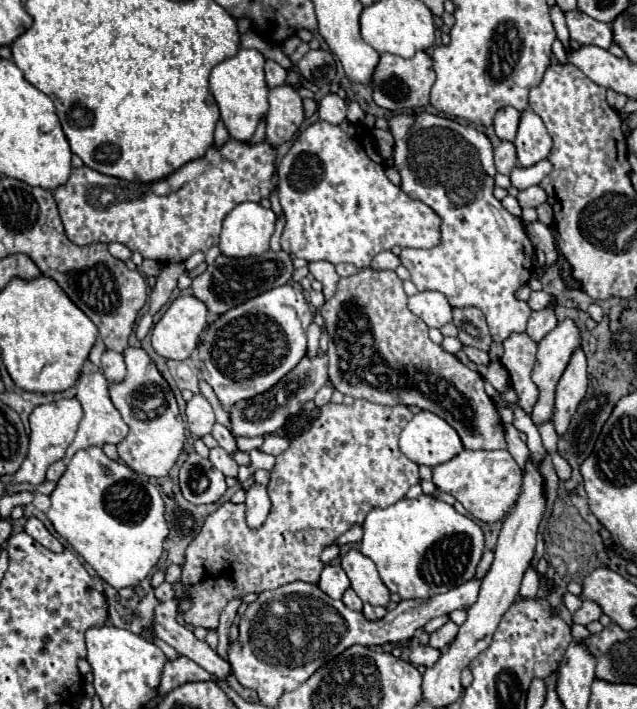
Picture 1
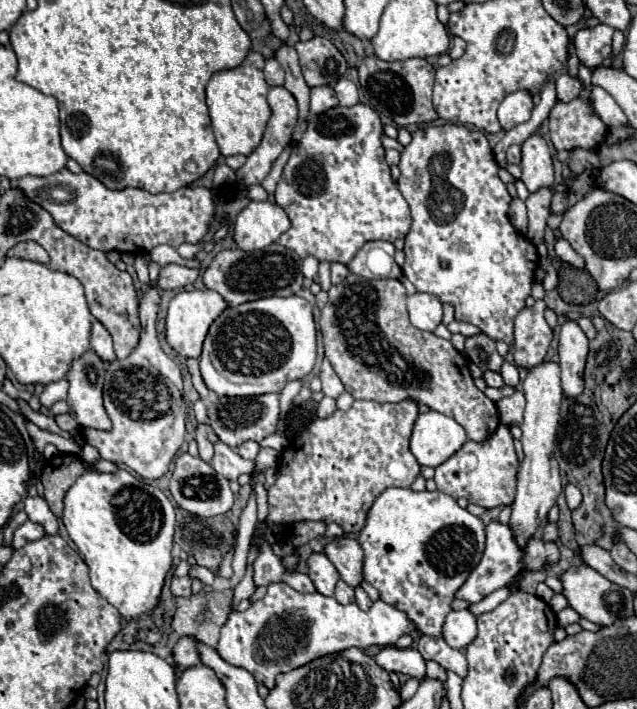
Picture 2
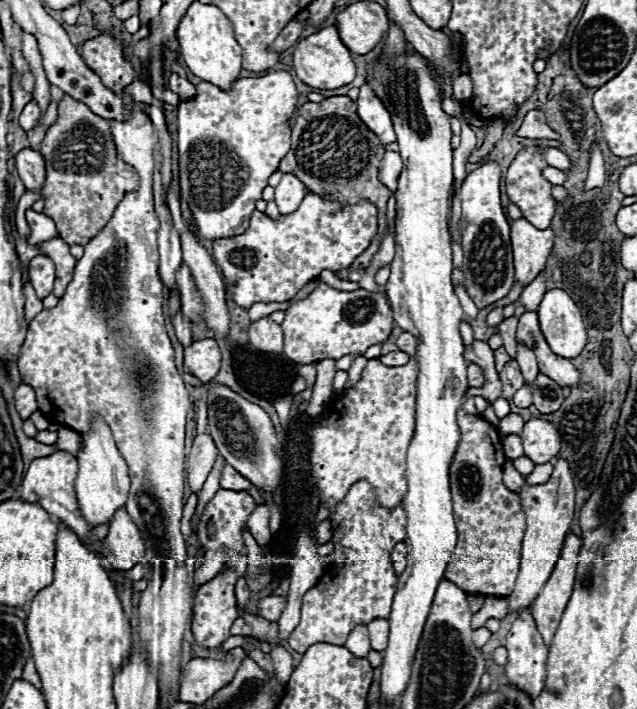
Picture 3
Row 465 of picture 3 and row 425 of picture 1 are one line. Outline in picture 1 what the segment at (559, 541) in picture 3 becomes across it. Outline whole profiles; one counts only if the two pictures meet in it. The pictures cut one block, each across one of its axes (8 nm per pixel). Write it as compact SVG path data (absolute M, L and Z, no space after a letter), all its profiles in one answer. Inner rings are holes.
M576 348L558 386L556 386L556 402L554 402L554 426L558 434L564 434L572 414L576 412L578 404L582 402L588 390L588 376L586 376L586 356L582 348Z

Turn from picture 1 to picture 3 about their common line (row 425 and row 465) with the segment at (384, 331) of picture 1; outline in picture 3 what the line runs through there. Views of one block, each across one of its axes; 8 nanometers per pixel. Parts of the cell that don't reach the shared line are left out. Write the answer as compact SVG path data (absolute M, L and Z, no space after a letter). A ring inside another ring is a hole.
M458 408L456 420L460 440L450 462L450 492L458 542L446 564L444 578L466 594L508 596L518 578L526 516L522 512L520 496L510 492L502 482L506 456L498 430L482 416L466 414L464 408Z

